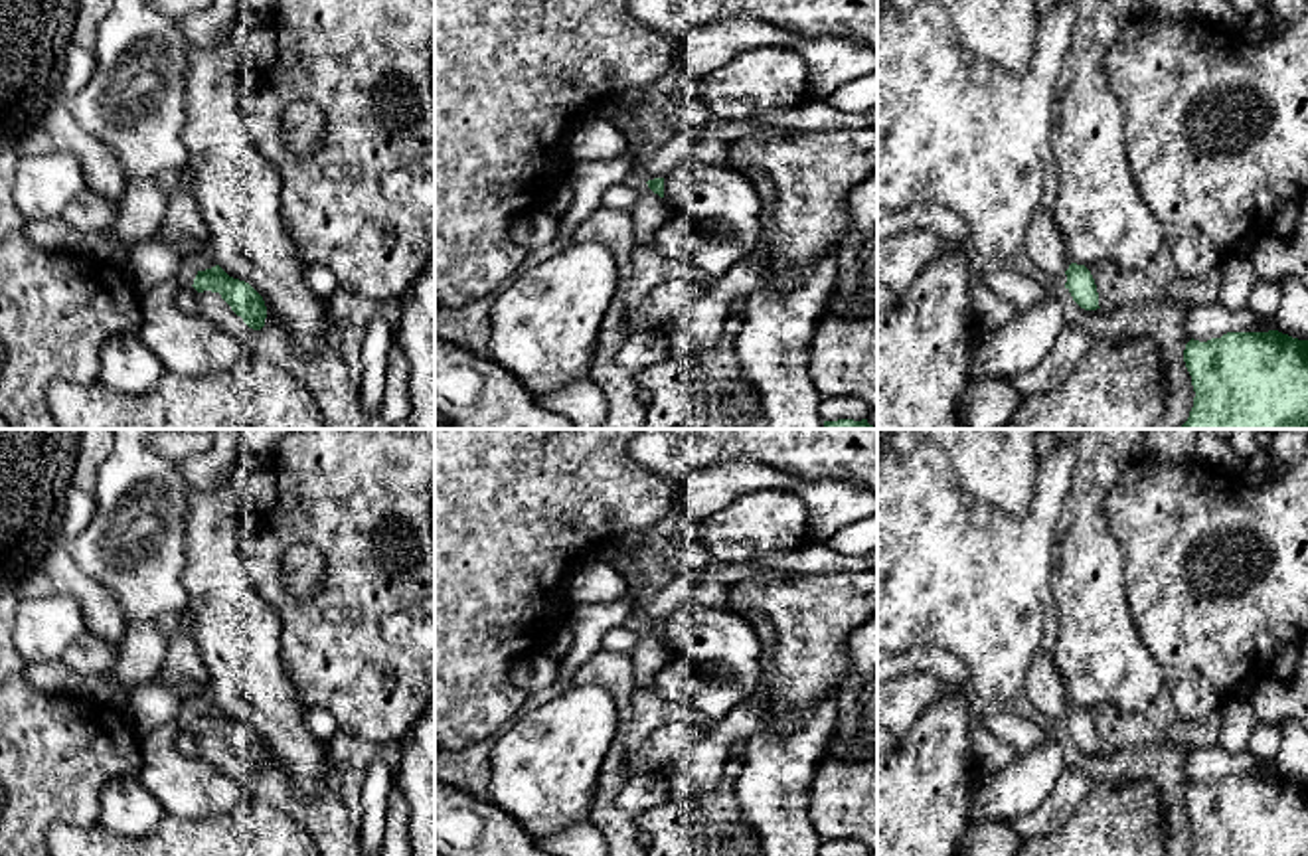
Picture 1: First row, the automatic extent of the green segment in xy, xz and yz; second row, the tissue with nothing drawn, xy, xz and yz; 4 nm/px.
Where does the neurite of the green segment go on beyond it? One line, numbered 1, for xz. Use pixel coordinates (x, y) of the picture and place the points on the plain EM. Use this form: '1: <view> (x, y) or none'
1: none

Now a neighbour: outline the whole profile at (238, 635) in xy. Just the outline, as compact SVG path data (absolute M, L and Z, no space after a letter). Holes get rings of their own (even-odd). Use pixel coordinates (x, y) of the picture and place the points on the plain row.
M186 490L186 567L184 587L194 621L190 633L205 664L205 682L217 708L233 722L249 726L281 759L298 801L312 801L324 791L328 743L306 728L306 706L286 672L281 654L281 619L251 583L243 561L245 514L233 490Z

